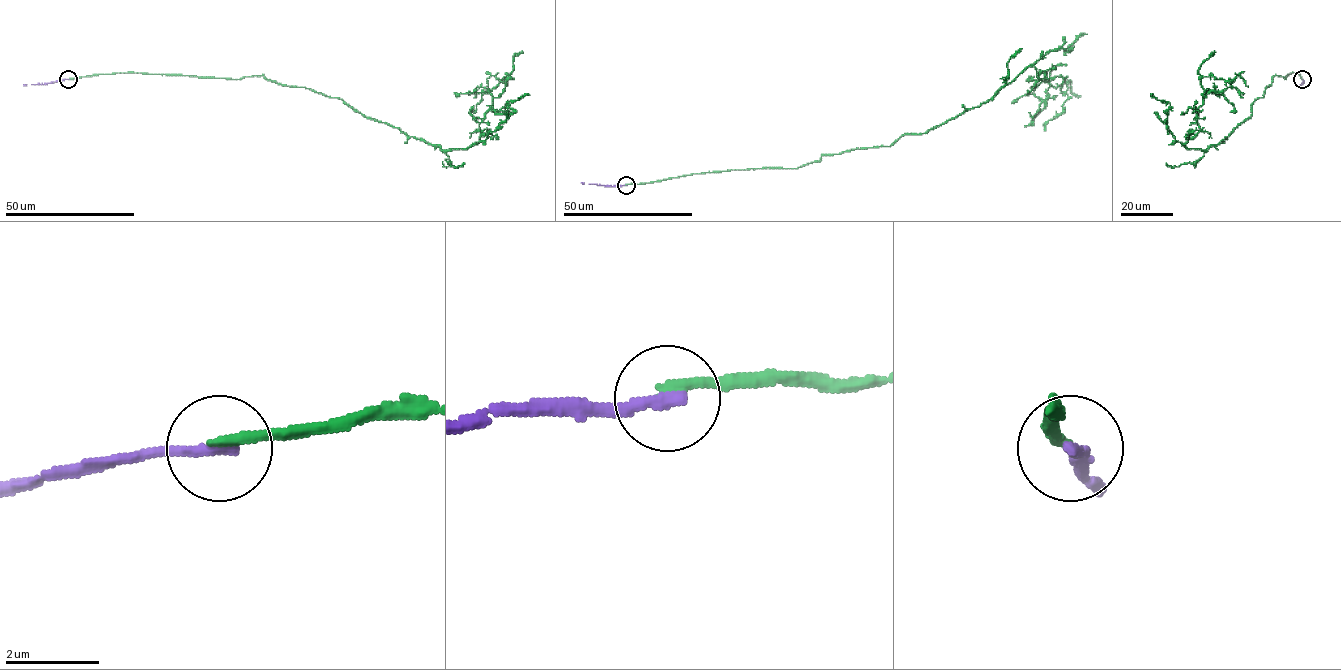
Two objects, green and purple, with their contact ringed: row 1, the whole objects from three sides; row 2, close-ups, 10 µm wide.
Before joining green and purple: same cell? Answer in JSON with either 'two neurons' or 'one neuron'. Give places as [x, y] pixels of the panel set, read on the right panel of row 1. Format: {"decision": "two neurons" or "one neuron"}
{"decision": "two neurons"}

